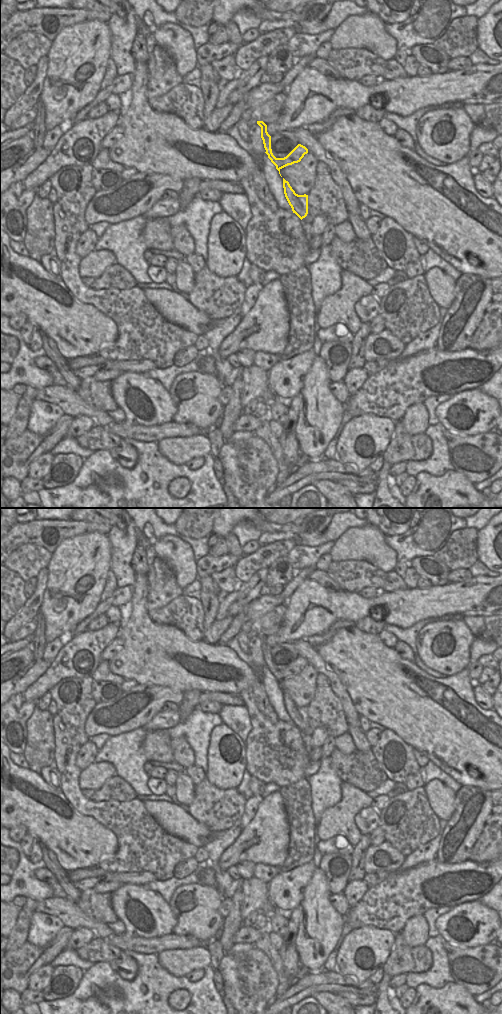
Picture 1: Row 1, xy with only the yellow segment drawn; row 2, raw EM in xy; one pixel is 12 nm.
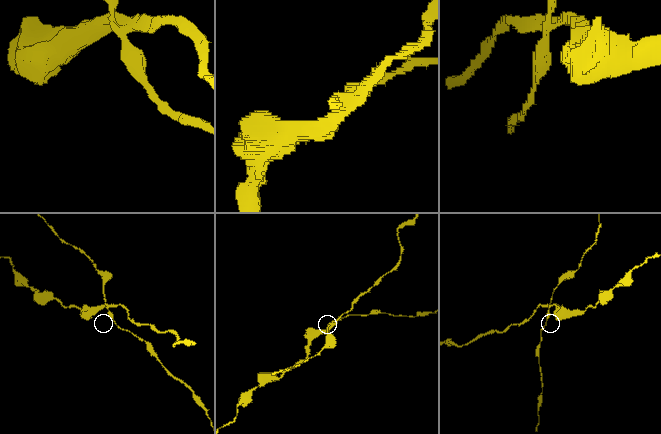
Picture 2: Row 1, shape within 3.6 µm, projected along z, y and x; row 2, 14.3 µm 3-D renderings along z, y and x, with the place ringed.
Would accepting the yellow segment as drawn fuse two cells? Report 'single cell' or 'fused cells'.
fused cells

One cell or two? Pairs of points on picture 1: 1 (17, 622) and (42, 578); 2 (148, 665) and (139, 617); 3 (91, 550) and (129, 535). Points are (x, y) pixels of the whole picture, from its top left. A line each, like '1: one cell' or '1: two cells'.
1: one cell
2: one cell
3: two cells

